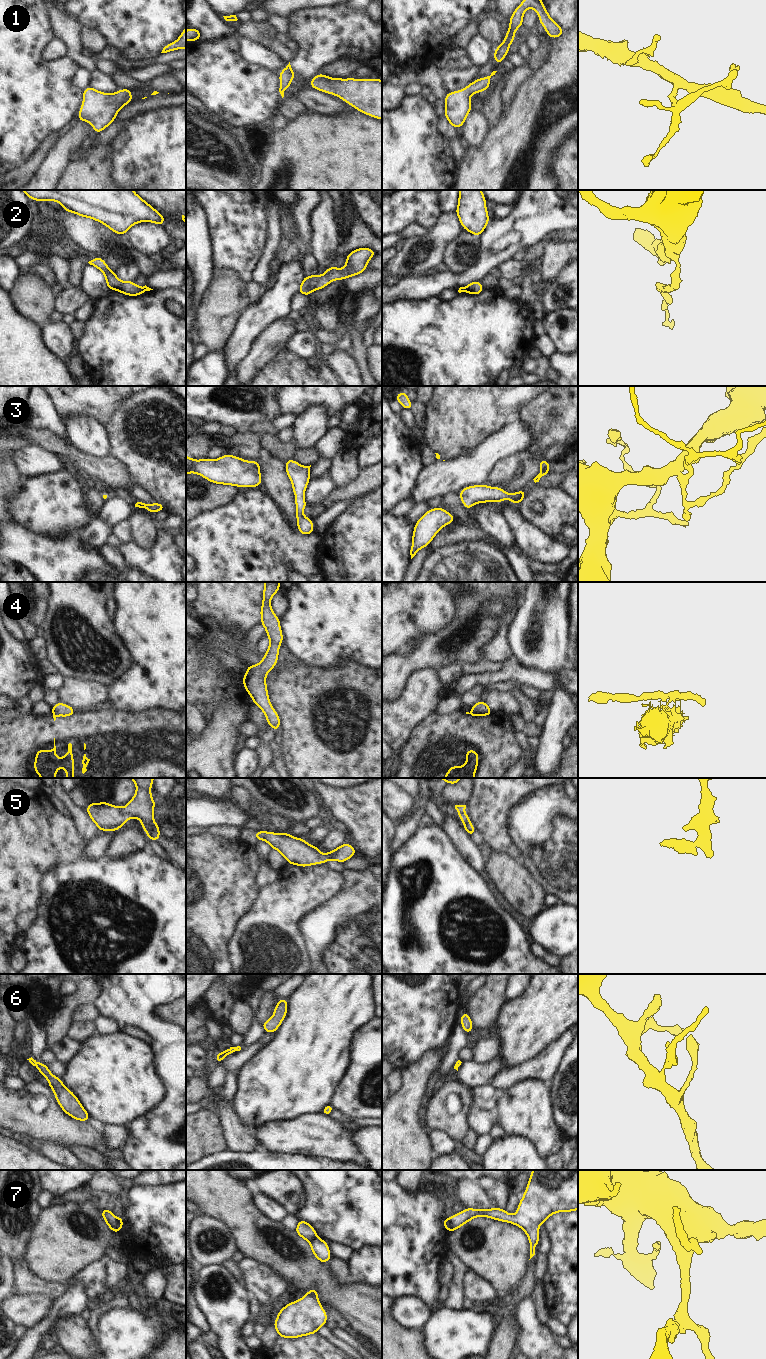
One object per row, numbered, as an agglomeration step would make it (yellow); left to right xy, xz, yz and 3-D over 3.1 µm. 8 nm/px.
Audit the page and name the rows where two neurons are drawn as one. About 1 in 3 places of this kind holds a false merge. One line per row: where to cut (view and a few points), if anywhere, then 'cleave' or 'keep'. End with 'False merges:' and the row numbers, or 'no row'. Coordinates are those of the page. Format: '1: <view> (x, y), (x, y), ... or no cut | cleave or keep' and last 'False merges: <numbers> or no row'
1: no cut | keep
2: no cut | keep
3: no cut | keep
4: xz (253, 666), (247, 670) | cleave
5: no cut | keep
6: no cut | keep
7: yz (447, 1218), (450, 1230) | cleave
False merges: 4, 7

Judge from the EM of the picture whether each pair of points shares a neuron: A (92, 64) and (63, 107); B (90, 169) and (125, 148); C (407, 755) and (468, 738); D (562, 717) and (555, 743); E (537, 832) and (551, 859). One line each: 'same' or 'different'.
A: different
B: different
C: same
D: same
E: same

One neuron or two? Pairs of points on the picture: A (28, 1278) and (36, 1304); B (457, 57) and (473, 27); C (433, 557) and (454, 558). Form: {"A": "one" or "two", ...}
{"A": "two", "B": "one", "C": "one"}

